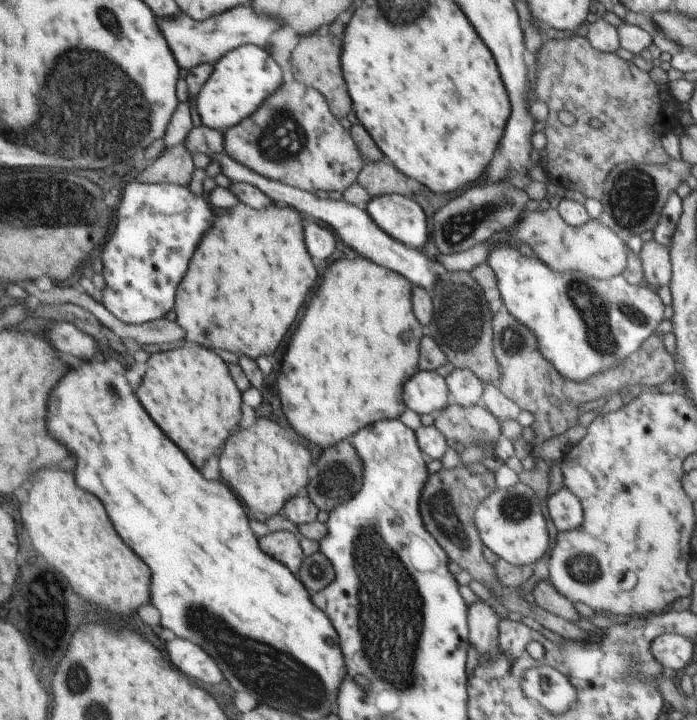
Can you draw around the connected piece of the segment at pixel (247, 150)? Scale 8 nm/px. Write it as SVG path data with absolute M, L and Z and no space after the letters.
M296 80L292 82L284 82L274 93L270 93L260 104L260 107L255 110L251 116L244 118L239 124L228 128L223 136L223 150L227 156L230 156L235 162L246 166L249 170L260 174L262 177L268 178L272 181L283 183L292 187L300 188L301 190L315 193L317 190L323 190L324 192L341 192L344 193L352 184L357 182L358 176L364 166L363 159L360 157L357 145L354 143L353 137L350 135L349 130L345 130L338 118L333 116L330 111L329 105L325 100L325 97L314 87L308 87L307 85L301 84Z

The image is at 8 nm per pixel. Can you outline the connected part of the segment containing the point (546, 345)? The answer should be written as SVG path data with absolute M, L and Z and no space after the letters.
M501 245L495 249L486 262L495 273L497 288L502 303L508 313L534 334L537 348L554 369L566 380L575 383L586 383L595 374L602 375L618 367L626 358L636 353L643 343L657 330L664 321L665 305L661 302L657 290L645 283L629 284L622 275L600 281L577 271L558 273L550 271L535 255L522 256L518 246Z

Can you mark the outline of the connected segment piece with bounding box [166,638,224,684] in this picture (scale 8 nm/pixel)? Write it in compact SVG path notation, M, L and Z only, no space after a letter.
M174 638L166 644L166 652L170 660L190 678L206 684L218 684L224 680L222 670L214 662L212 656L208 656L198 644L182 638Z

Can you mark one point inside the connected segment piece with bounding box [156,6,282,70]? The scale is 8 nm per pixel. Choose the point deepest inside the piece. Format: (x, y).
(192, 43)

